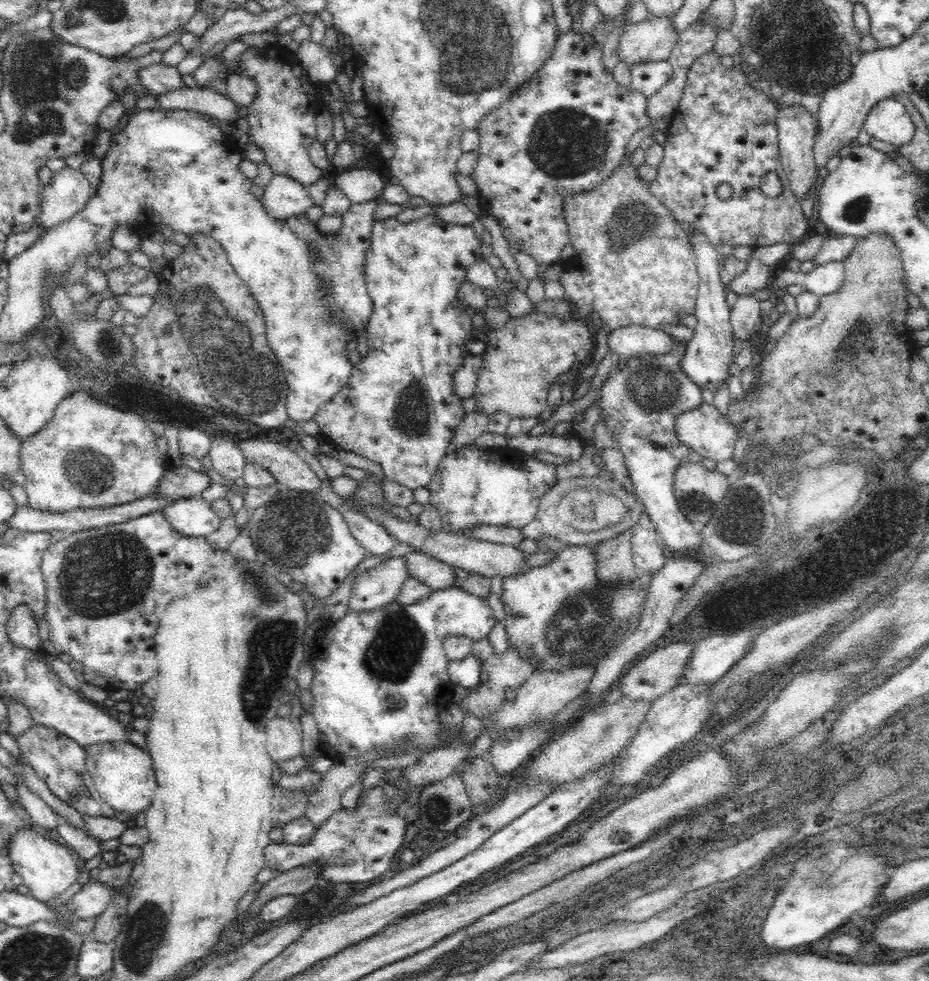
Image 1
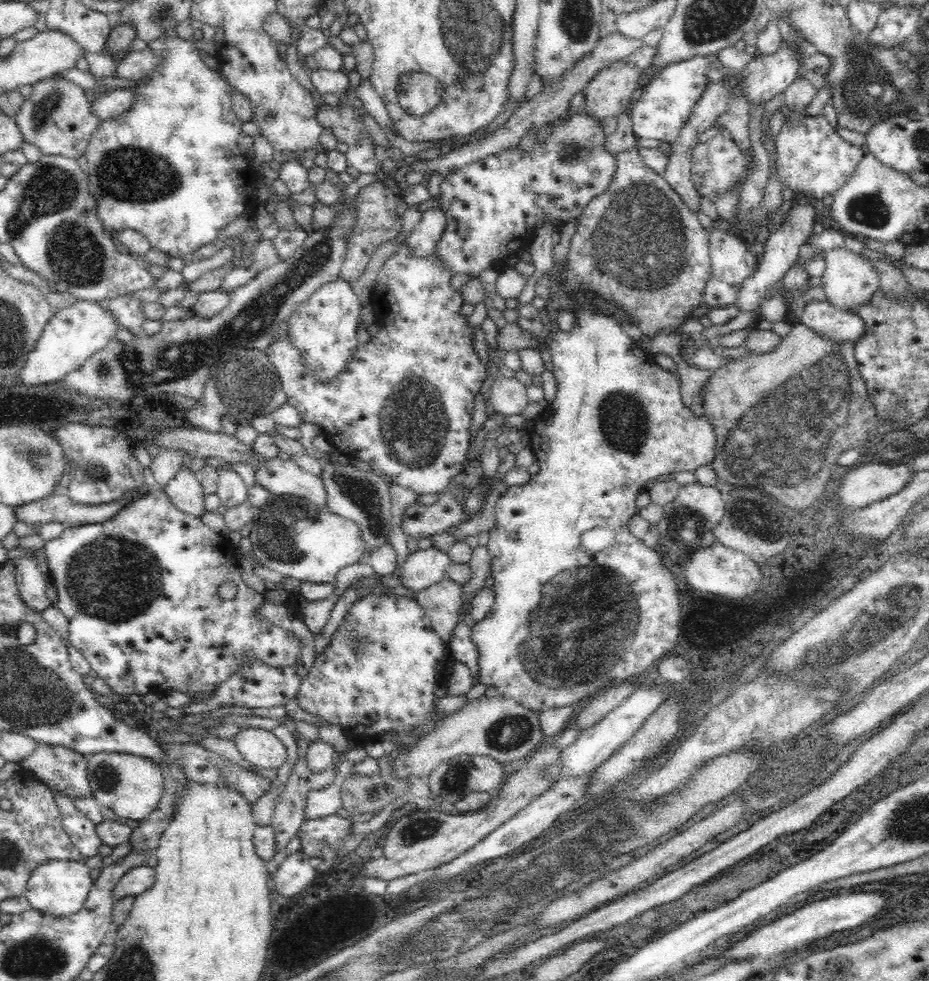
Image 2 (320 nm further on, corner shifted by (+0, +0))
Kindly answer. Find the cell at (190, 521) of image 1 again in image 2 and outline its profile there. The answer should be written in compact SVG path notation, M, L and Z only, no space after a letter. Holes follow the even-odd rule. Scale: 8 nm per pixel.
M187 462L175 475L167 495L170 497L172 504L186 514L200 517L205 512L205 492L197 478L197 474L192 473L192 469L190 469Z

